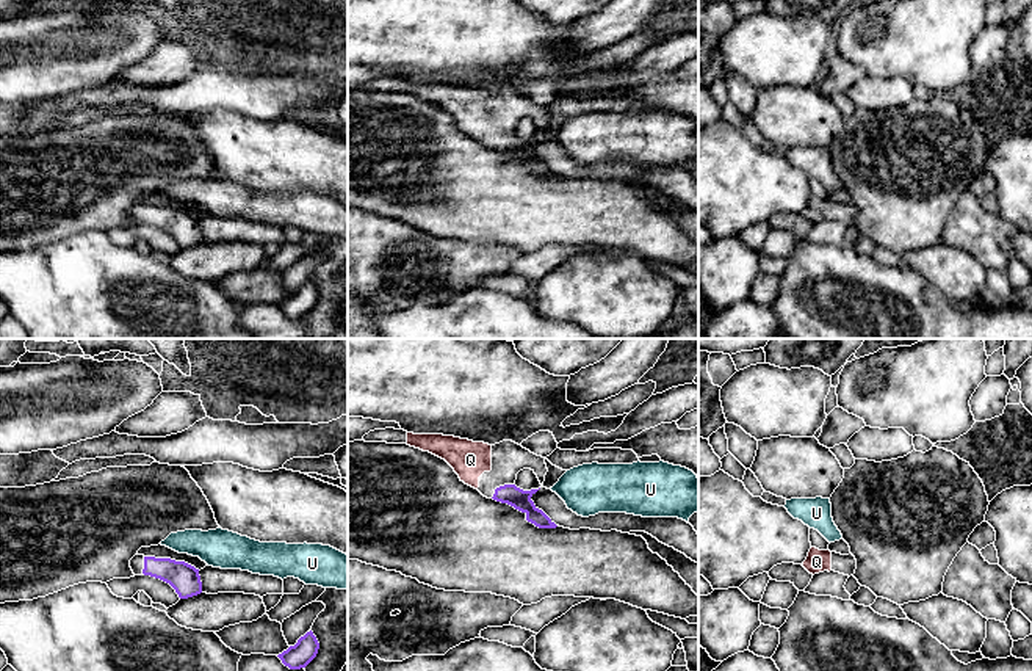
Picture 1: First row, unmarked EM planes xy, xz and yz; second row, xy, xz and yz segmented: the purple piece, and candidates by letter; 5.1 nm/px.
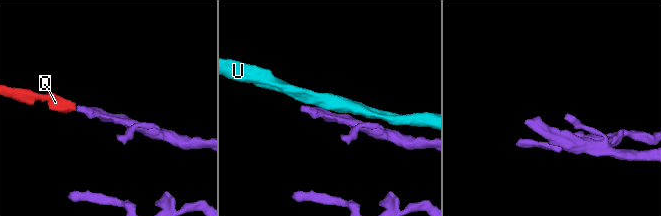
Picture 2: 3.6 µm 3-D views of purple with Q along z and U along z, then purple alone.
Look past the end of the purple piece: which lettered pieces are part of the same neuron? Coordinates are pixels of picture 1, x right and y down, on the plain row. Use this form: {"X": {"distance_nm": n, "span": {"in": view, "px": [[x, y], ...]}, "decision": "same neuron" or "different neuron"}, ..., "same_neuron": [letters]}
{"Q": {"distance_nm": 90, "span": {"in": "xz", "px": [[494, 143], [478, 135]]}, "decision": "same neuron"}, "U": {"distance_nm": 50, "span": {"in": "xy", "px": [[174, 209], [179, 201]]}, "decision": "different neuron"}, "same_neuron": ["Q"]}

